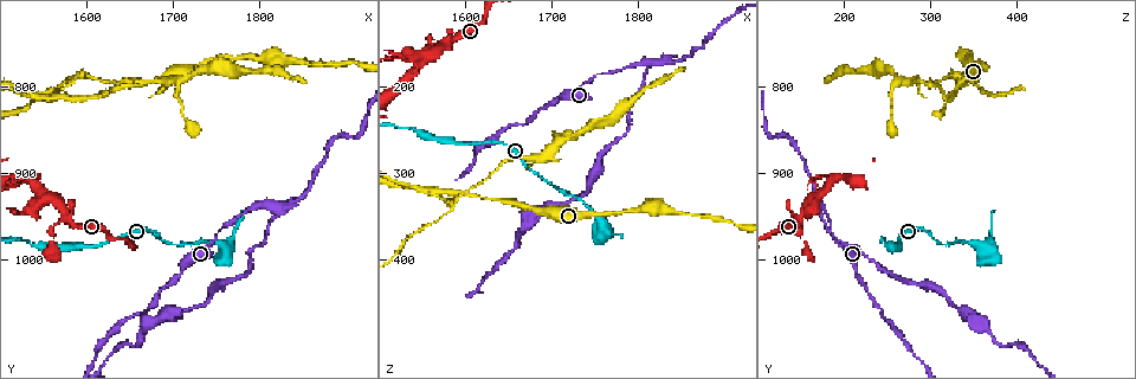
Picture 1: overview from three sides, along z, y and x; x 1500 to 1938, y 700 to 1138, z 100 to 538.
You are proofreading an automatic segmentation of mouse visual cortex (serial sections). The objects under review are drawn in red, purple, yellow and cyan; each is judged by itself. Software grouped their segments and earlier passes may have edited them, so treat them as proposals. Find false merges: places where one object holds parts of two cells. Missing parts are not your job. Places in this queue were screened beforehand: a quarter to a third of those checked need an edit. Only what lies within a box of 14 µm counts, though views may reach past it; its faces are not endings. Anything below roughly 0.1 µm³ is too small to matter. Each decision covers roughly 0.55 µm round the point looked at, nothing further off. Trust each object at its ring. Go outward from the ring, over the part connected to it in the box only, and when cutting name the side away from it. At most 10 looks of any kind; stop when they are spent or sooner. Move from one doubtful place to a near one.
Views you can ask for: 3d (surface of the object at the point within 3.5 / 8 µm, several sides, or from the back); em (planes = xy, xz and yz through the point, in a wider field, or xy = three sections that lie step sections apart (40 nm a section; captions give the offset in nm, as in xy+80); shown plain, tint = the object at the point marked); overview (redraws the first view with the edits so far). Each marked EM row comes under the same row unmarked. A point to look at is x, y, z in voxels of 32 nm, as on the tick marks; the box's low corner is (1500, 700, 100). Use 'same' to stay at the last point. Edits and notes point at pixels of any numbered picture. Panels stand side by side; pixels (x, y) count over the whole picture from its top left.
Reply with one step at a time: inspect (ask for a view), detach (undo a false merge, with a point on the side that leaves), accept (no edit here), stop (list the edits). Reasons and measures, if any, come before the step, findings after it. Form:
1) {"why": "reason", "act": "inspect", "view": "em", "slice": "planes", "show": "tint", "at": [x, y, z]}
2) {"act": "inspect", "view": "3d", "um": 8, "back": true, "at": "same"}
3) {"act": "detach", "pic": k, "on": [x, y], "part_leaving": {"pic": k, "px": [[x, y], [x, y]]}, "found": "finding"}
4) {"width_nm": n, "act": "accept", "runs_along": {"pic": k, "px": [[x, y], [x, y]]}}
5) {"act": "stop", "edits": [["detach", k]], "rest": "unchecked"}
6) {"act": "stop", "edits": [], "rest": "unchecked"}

{"why": "abrupt turn", "act": "inspect", "view": "3d", "um": 3.5, "at": [1760, 980, 365]}

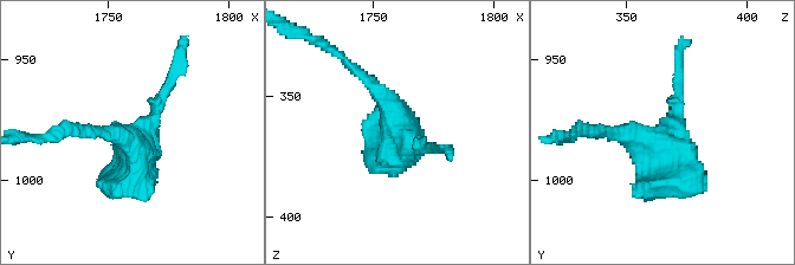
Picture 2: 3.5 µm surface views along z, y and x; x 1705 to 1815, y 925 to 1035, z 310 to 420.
{"act": "inspect", "view": "em", "slice": "xy", "step": 5, "show": "tint", "at": [1761, 983, 365]}

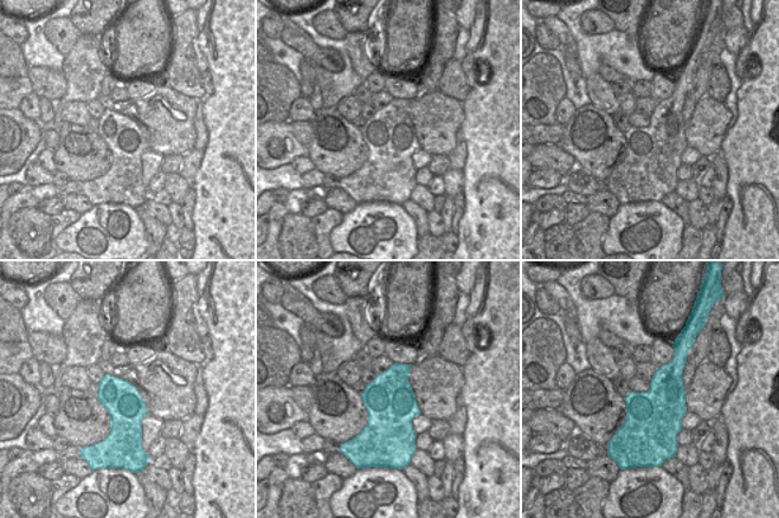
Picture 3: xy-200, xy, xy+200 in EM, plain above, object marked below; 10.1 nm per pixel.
{"act": "accept", "runs_along": {"pic": 2, "px": [[600, 131], [664, 142], [691, 196]]}, "found": "continuous, no second cell"}

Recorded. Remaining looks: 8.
{"why": "three arms meet", "act": "inspect", "view": "3d", "um": 3.5, "at": [1815, 940, 170]}

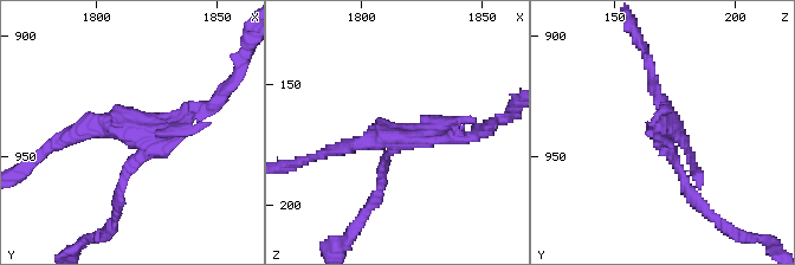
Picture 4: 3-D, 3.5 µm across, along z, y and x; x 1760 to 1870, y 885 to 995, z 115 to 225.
{"act": "inspect", "view": "em", "slice": "xy", "step": 1, "show": "tint", "at": [1818, 941, 172]}

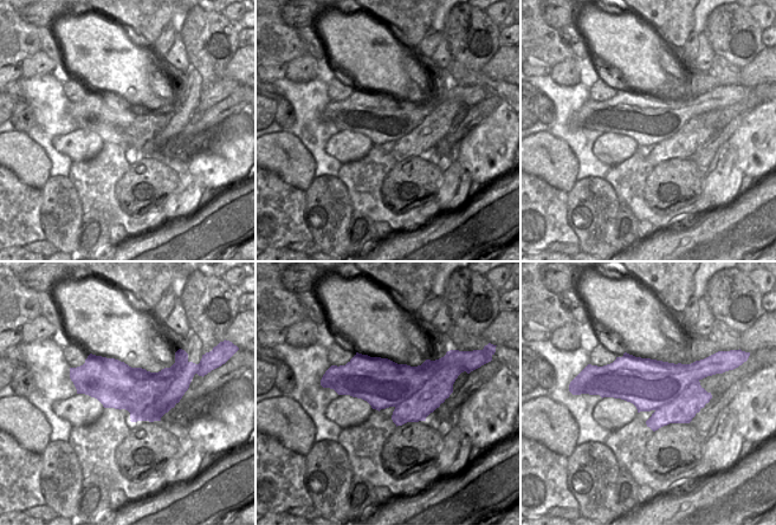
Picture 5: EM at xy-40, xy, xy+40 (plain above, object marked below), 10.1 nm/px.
{"arm_widths_nm": [100, 150, 200], "act": "detach", "pic": 4, "on": [121, 188], "part_leaving": {"pic": 4, "px": [[148, 152], [123, 178], [109, 228]]}, "found": "a second cell is stuck on"}

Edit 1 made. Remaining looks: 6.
{"why": "a fork", "act": "inspect", "view": "3d", "um": 3.5, "at": [1580, 815, 325]}

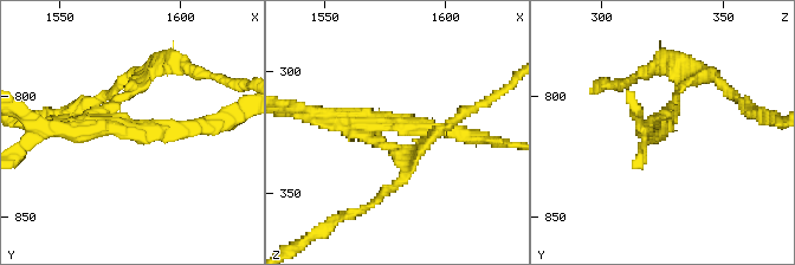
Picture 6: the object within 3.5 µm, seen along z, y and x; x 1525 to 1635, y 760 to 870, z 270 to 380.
{"arms": 3, "arm_widths_nm": [150, 200, 250], "why": "shape alone is not enough", "act": "inspect", "view": "em", "slice": "xy", "step": 5, "show": "tint", "at": [1578, 813, 322]}

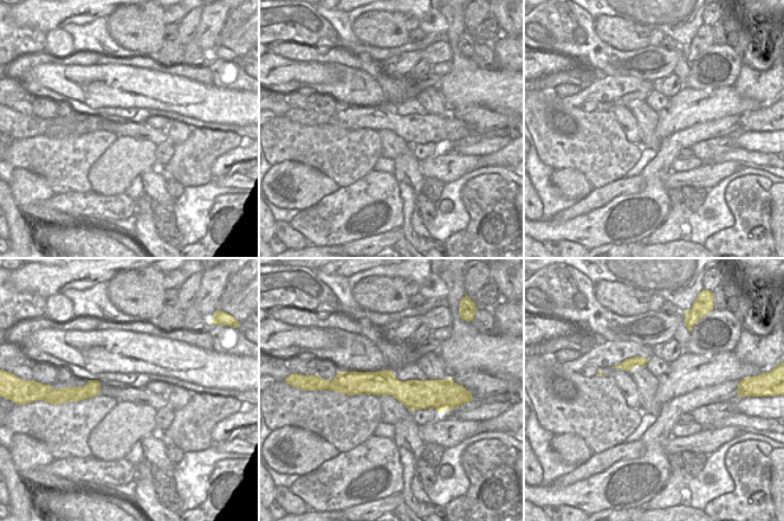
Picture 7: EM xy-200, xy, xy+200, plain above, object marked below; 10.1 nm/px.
{"act": "detach", "pic": 6, "on": [147, 75], "part_leaving": {"pic": 6, "px": [[115, 102], [169, 59], [198, 73]]}, "found": "two cells meet here"}

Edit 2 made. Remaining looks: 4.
{"act": "inspect", "view": "overview"}

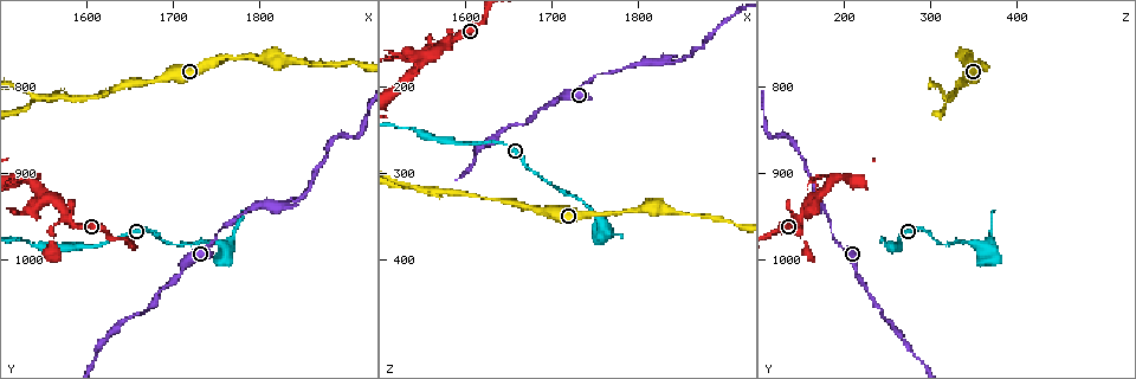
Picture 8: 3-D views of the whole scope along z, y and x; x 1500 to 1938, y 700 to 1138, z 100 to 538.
{"why": "three-way junction", "act": "inspect", "view": "3d", "um": 3.5, "at": [1575, 955, 150]}

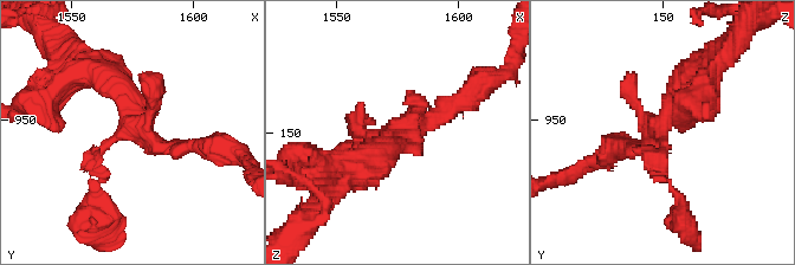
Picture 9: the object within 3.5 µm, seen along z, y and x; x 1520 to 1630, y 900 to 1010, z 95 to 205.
{"why": "shape alone is not enough", "act": "inspect", "view": "em", "slice": "xy", "step": 3, "show": "tint", "at": [1575, 952, 150]}

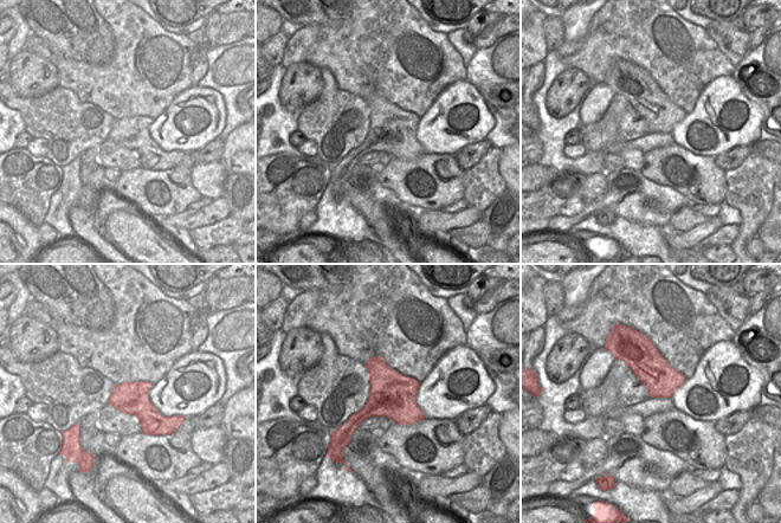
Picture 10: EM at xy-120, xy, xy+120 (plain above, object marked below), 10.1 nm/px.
{"act": "accept", "runs_along": {"pic": 9, "px": [[195, 148], [160, 148], [90, 72]]}, "found": "one cell here"}

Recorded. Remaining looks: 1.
{"act": "stop", "edits": [["detach", 4], ["detach", 6]], "rest": "unchecked"}

